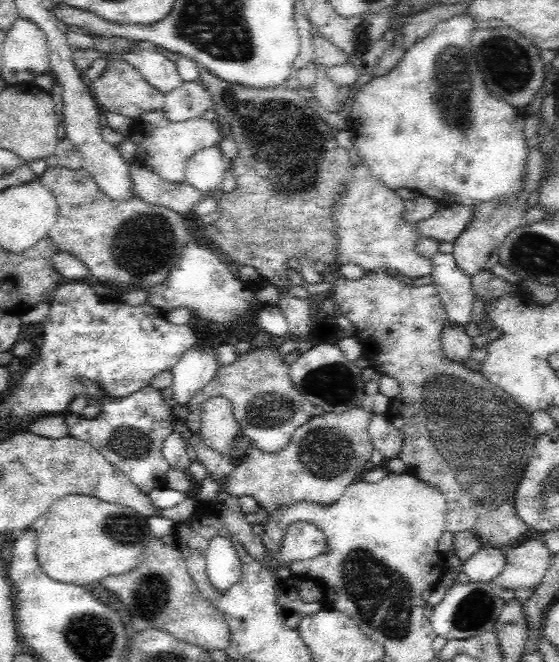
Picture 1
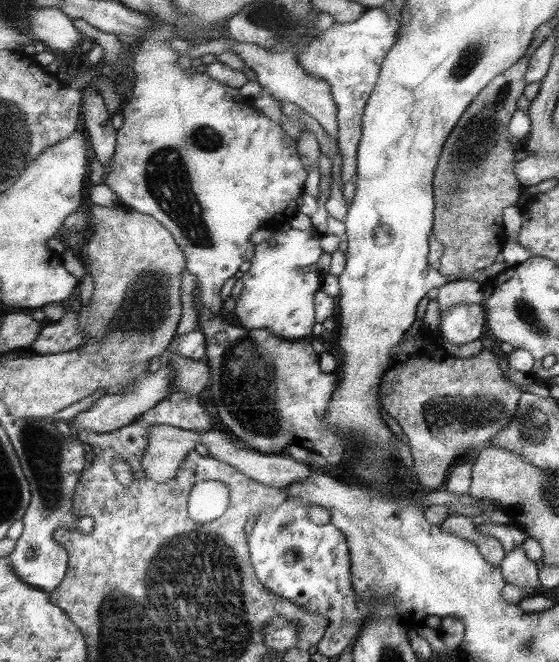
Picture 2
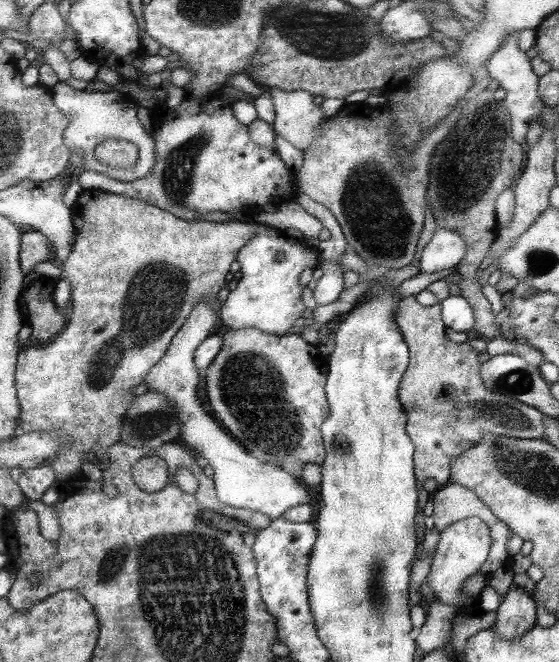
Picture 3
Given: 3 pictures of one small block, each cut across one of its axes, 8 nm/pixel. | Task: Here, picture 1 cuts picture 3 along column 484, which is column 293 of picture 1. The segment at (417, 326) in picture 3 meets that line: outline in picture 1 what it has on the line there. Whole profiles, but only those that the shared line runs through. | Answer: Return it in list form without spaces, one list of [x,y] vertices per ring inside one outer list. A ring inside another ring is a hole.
[[[269,346],[240,353],[232,364],[218,367],[212,380],[186,404],[189,415],[184,423],[192,433],[199,432],[201,402],[215,396],[224,397],[232,403],[232,414],[242,434],[252,440],[253,448],[272,453],[286,446],[294,431],[312,418],[314,408],[293,387],[289,365],[284,363],[284,355],[279,355],[274,347]]]

